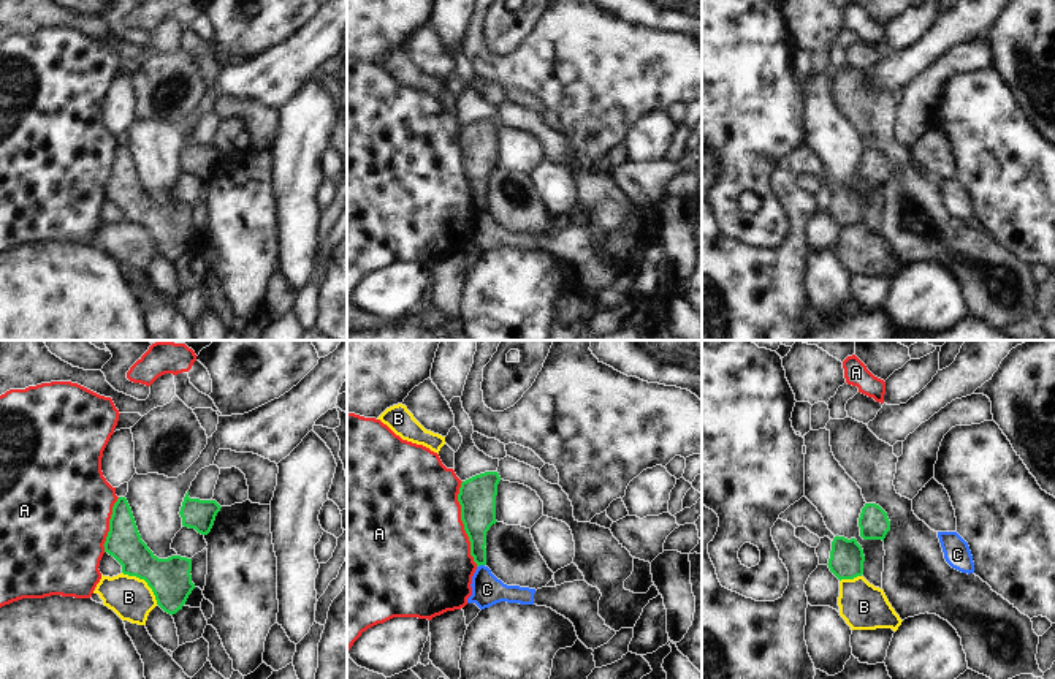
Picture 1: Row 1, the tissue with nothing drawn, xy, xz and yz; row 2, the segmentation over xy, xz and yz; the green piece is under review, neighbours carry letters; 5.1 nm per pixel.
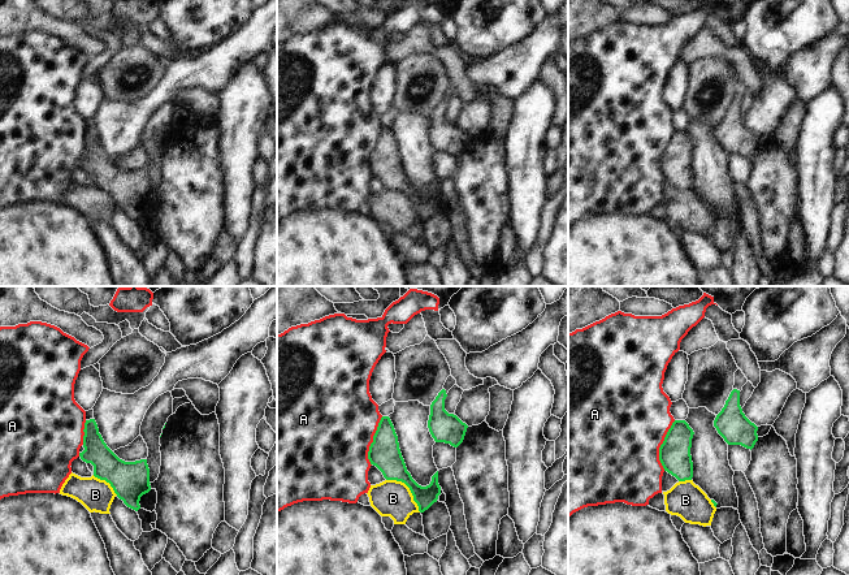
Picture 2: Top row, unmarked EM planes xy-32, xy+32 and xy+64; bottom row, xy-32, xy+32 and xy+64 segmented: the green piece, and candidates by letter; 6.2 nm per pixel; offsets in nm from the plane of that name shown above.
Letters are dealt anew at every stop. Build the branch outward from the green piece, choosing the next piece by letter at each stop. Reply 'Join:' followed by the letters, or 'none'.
Join: none

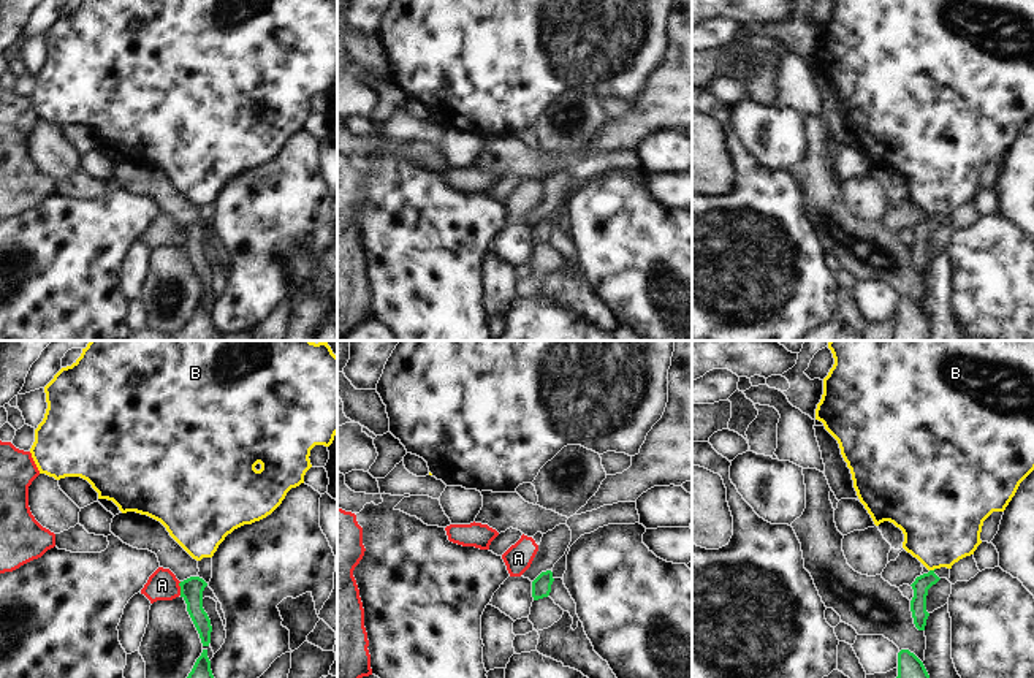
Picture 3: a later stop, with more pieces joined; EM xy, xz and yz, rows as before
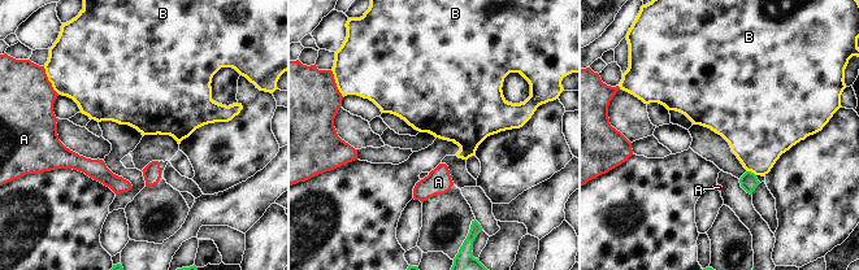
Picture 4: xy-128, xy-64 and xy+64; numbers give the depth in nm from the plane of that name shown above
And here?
Join: none

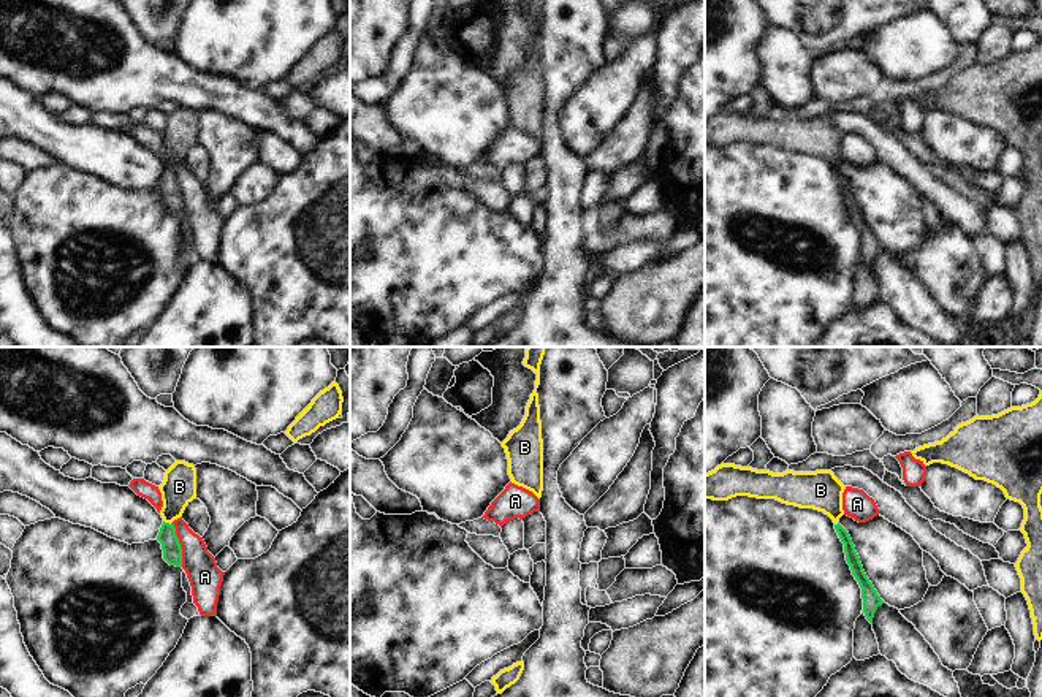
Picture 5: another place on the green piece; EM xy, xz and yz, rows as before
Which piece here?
Join: B

